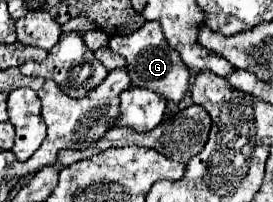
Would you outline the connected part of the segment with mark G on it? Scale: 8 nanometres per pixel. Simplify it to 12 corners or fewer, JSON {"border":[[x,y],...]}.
{"border":[[158,22],[108,46],[126,58],[132,86],[172,102],[188,92],[190,72]]}

